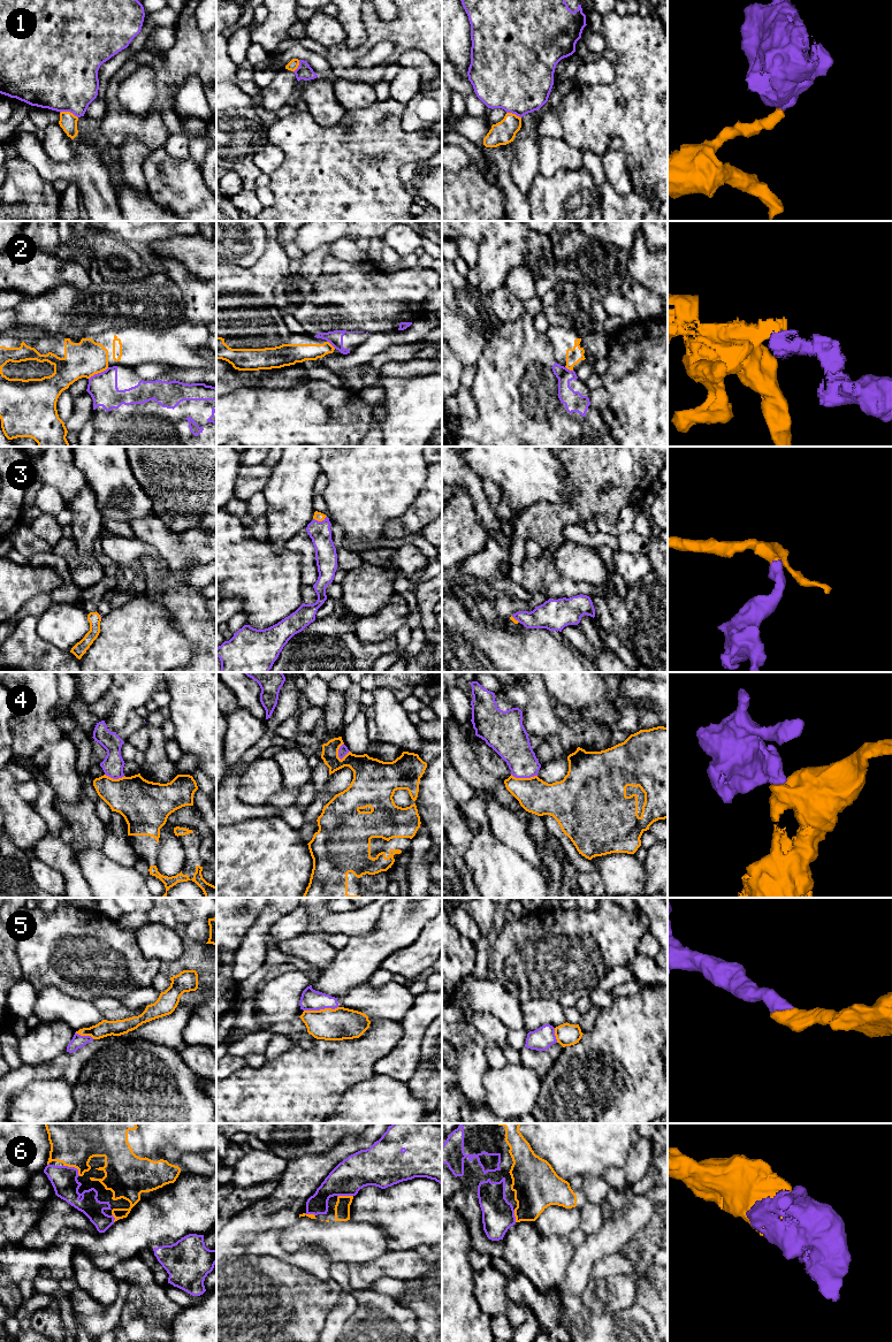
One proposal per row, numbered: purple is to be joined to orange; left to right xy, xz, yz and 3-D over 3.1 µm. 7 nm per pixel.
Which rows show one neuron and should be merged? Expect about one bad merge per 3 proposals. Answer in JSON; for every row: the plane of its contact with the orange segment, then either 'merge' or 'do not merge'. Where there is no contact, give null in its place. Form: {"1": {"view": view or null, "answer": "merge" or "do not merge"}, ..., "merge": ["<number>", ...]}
{"1": {"view": "xy", "answer": "do not merge"}, "2": {"view": "xy", "answer": "do not merge"}, "3": {"view": "xz", "answer": "merge"}, "4": {"view": "yz", "answer": "do not merge"}, "5": {"view": "xz", "answer": "merge"}, "6": {"view": "xy", "answer": "merge"}, "merge": ["3", "5", "6"]}

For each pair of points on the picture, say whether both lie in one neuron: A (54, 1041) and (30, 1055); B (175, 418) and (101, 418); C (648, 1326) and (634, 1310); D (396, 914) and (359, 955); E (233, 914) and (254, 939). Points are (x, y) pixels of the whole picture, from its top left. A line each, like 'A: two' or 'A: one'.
A: one
B: one
C: one
D: one
E: two

